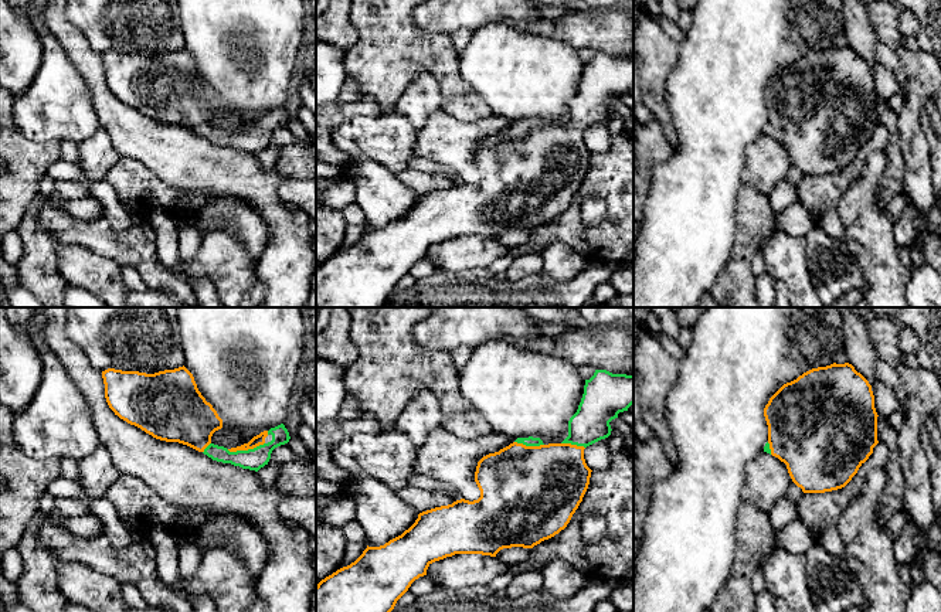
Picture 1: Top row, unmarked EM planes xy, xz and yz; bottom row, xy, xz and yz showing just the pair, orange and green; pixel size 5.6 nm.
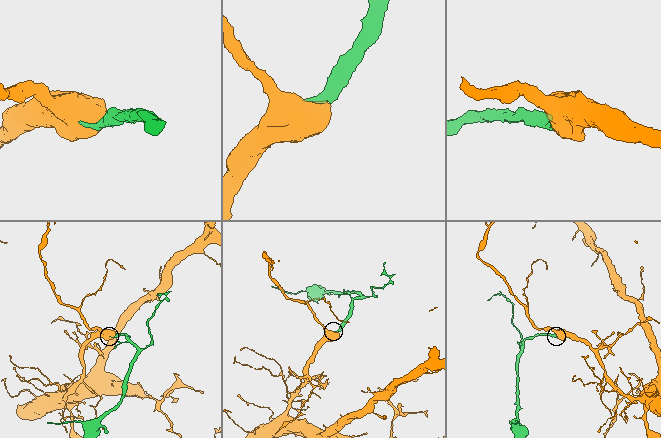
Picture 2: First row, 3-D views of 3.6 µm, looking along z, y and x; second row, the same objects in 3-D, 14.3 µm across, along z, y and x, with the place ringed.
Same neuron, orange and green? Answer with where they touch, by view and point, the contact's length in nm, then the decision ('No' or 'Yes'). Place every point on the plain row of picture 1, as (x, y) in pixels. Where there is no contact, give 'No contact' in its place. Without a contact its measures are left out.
Touches orange at xy (245, 132). Shared border 220 nm. Yes

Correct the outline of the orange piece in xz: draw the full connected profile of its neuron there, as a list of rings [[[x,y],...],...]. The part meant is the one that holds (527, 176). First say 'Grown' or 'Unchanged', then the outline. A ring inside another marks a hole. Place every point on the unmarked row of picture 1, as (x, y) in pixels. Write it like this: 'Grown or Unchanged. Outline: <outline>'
Grown. Outline: [[[595,52],[594,58],[590,62],[585,62],[584,76],[578,88],[578,92],[568,103],[568,119],[561,126],[544,128],[540,120],[533,120],[533,119],[517,120],[513,126],[500,132],[499,135],[483,139],[478,144],[475,154],[475,164],[480,173],[480,180],[478,183],[469,184],[461,181],[453,184],[452,187],[435,190],[419,196],[415,205],[408,212],[405,212],[401,218],[390,222],[388,225],[380,230],[367,228],[367,231],[354,245],[337,252],[336,255],[326,259],[316,268],[316,307],[384,307],[388,296],[394,292],[397,283],[408,273],[408,271],[415,262],[427,258],[427,252],[432,245],[444,242],[446,239],[452,239],[455,237],[482,237],[482,238],[496,239],[496,237],[503,231],[512,231],[512,230],[533,231],[541,224],[548,222],[556,217],[558,217],[570,205],[573,197],[575,196],[580,186],[582,184],[582,180],[590,167],[590,160],[592,153],[585,146],[584,132],[601,122],[608,120],[612,113],[609,105],[618,101],[619,95],[628,94],[628,91],[632,86],[633,86],[633,58],[612,57],[607,52]]]

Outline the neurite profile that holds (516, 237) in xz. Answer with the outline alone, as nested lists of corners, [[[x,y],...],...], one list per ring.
[[[523,230],[503,231],[496,237],[496,239],[505,244],[506,246],[512,248],[516,245],[526,244],[530,239],[530,231]]]

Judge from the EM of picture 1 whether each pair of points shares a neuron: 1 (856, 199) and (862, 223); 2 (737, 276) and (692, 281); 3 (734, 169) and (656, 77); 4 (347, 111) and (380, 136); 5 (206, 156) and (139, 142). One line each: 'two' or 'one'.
1: one
2: two
3: two
4: two
5: one

